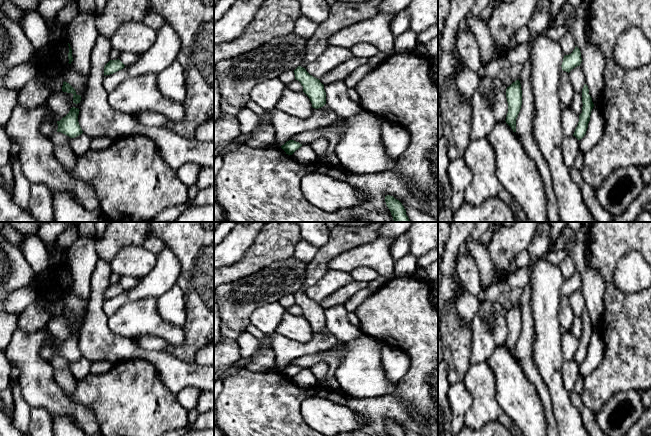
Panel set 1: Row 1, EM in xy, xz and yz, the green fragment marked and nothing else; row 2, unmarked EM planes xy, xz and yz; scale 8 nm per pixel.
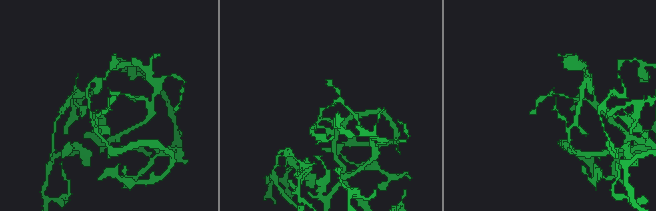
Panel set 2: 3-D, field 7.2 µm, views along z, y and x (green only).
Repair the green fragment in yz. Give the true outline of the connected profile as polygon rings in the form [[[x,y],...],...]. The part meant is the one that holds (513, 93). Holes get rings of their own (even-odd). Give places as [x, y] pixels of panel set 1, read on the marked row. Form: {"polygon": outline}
{"polygon": [[[519,79],[507,87],[506,98],[508,102],[508,113],[505,121],[513,132],[516,132],[516,119],[522,105],[522,90]]]}

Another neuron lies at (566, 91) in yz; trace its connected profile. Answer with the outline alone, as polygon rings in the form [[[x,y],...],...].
[[[562,71],[559,83],[559,101],[562,110],[570,108],[575,91],[569,73]]]

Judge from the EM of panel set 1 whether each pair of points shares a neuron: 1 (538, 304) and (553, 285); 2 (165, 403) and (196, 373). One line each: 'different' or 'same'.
1: same
2: different

